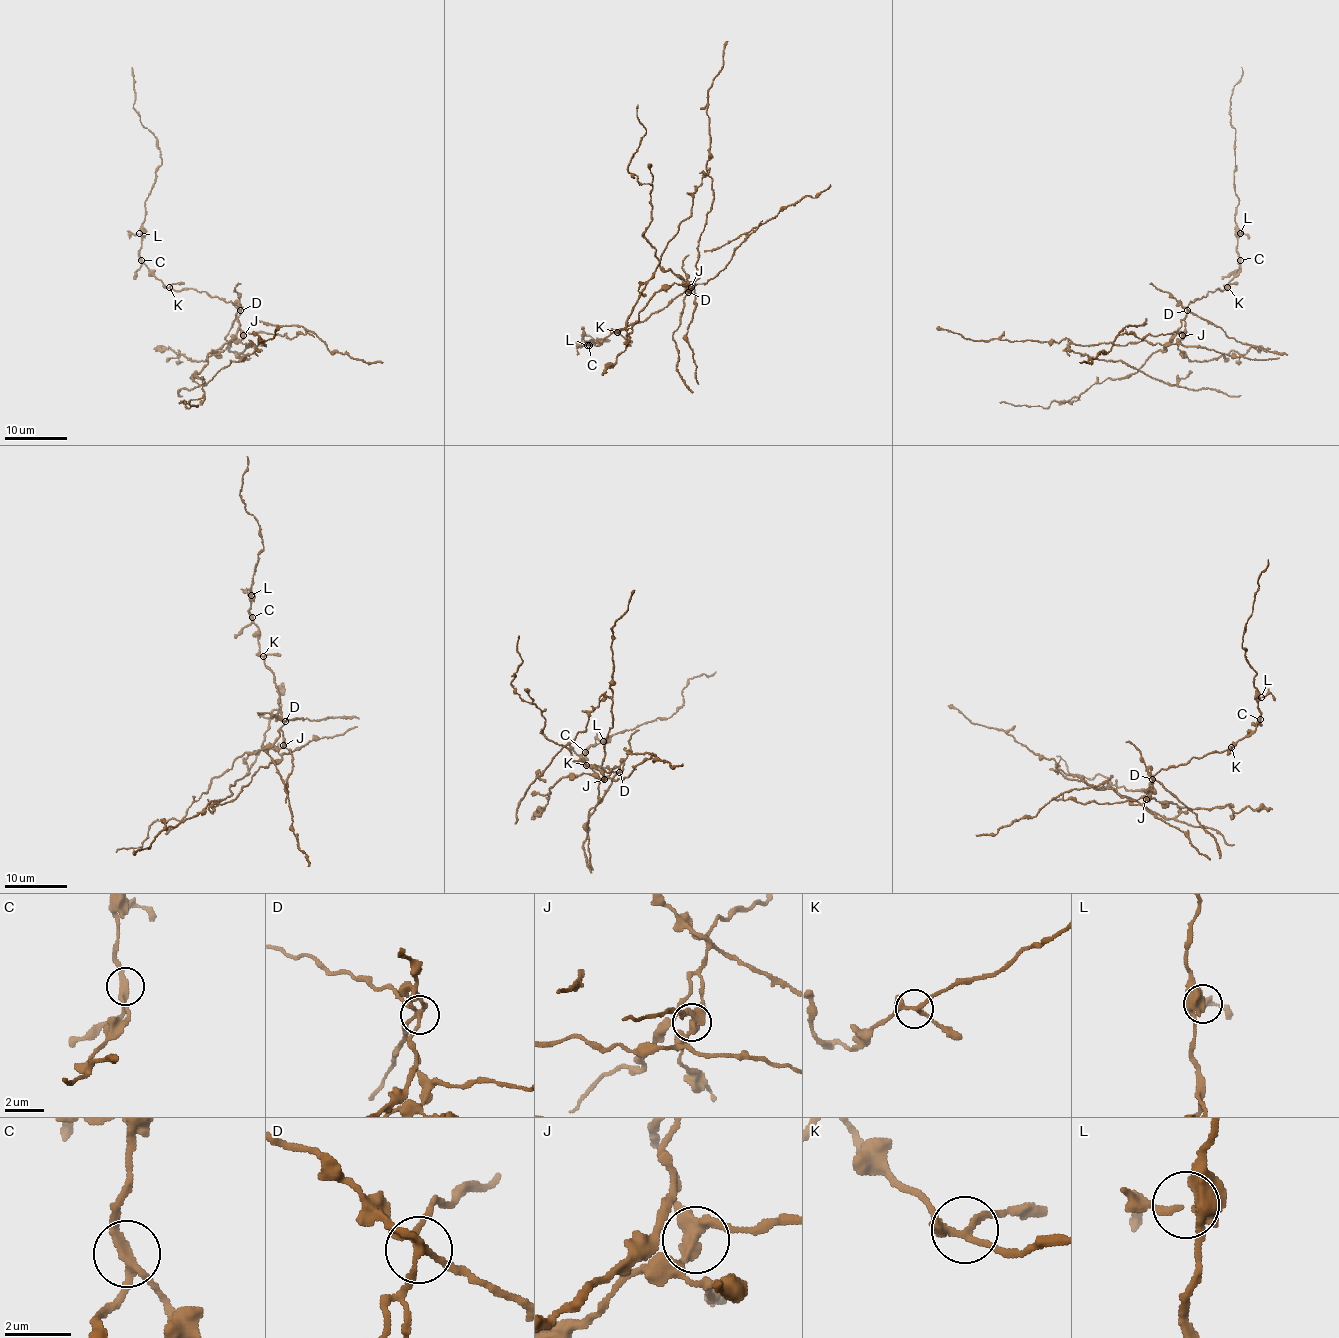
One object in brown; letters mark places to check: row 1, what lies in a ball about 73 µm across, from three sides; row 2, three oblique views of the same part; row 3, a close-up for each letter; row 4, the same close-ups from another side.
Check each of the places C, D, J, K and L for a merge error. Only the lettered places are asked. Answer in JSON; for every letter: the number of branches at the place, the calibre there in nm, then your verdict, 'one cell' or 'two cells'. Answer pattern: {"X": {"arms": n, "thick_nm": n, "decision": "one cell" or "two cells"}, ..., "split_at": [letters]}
{"C": {"arms": 3, "thick_nm": 240, "decision": "two cells"}, "D": {"arms": 5, "thick_nm": 220, "decision": "two cells"}, "J": {"arms": 3, "thick_nm": 320, "decision": "two cells"}, "K": {"arms": 3, "thick_nm": 240, "decision": "one cell"}, "L": {"arms": 3, "thick_nm": 280, "decision": "one cell"}, "split_at": ["C", "D", "J"]}

